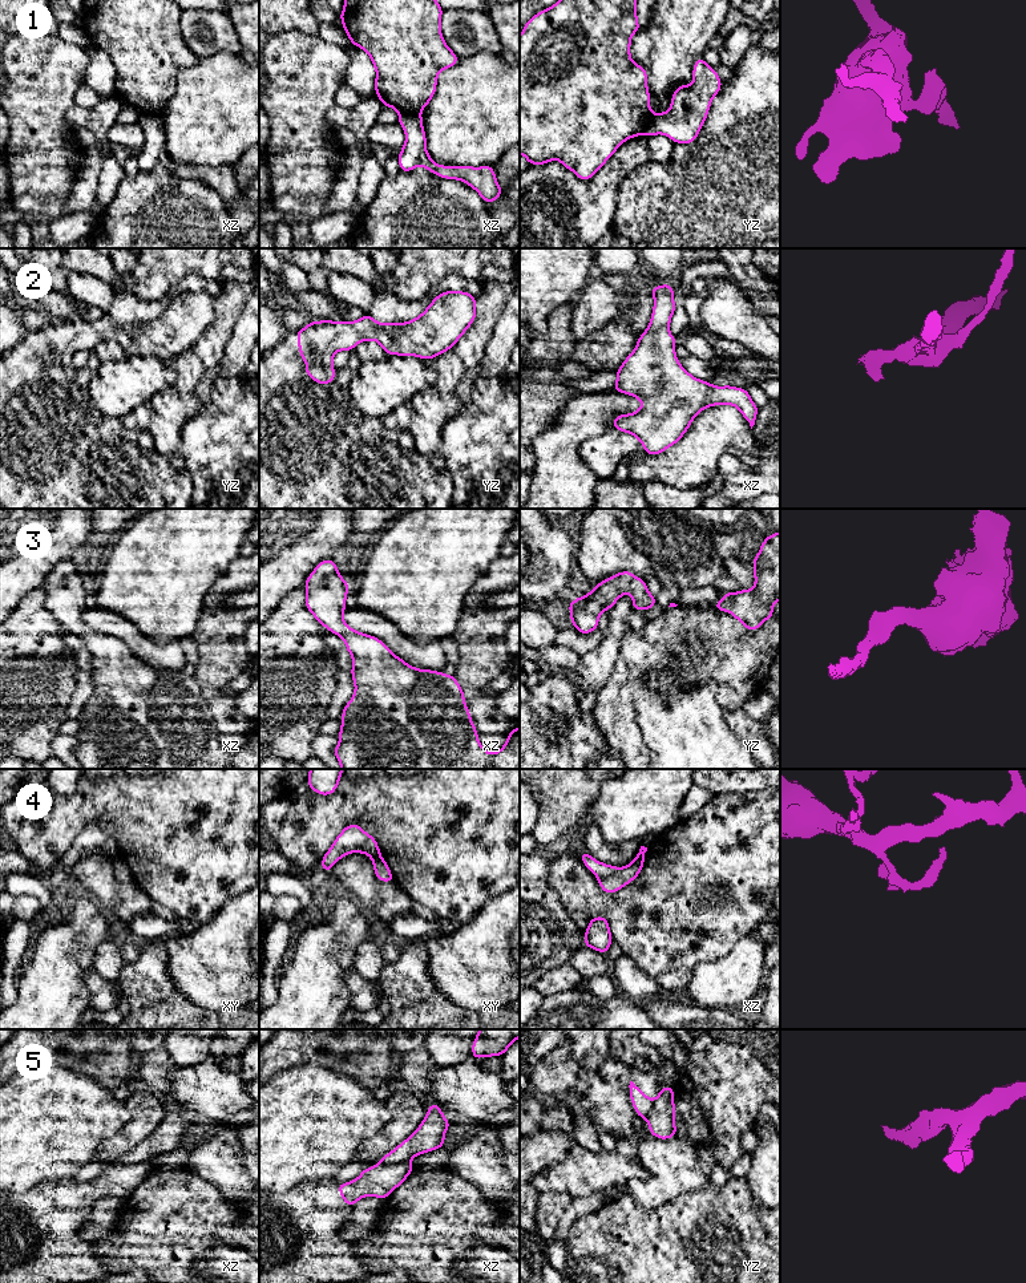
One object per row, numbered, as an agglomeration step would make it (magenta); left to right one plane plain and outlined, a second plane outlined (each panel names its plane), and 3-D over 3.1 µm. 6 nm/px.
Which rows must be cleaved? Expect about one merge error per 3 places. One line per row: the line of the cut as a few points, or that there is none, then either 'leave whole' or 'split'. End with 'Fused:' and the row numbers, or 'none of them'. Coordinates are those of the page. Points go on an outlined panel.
1: xz (400, 113), (419, 114) | split
2: no cut | leave whole
3: no cut | leave whole
4: xz (621, 869), (612, 874), (597, 877) | split
5: xz (408, 1160), (380, 1162) | split
Fused: 1, 4, 5

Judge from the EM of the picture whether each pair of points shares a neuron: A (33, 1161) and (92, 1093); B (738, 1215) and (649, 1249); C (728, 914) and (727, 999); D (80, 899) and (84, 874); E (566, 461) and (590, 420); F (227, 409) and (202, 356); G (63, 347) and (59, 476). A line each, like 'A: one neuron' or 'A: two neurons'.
A: one neuron
B: one neuron
C: two neurons
D: two neurons
E: one neuron
F: two neurons
G: one neuron

